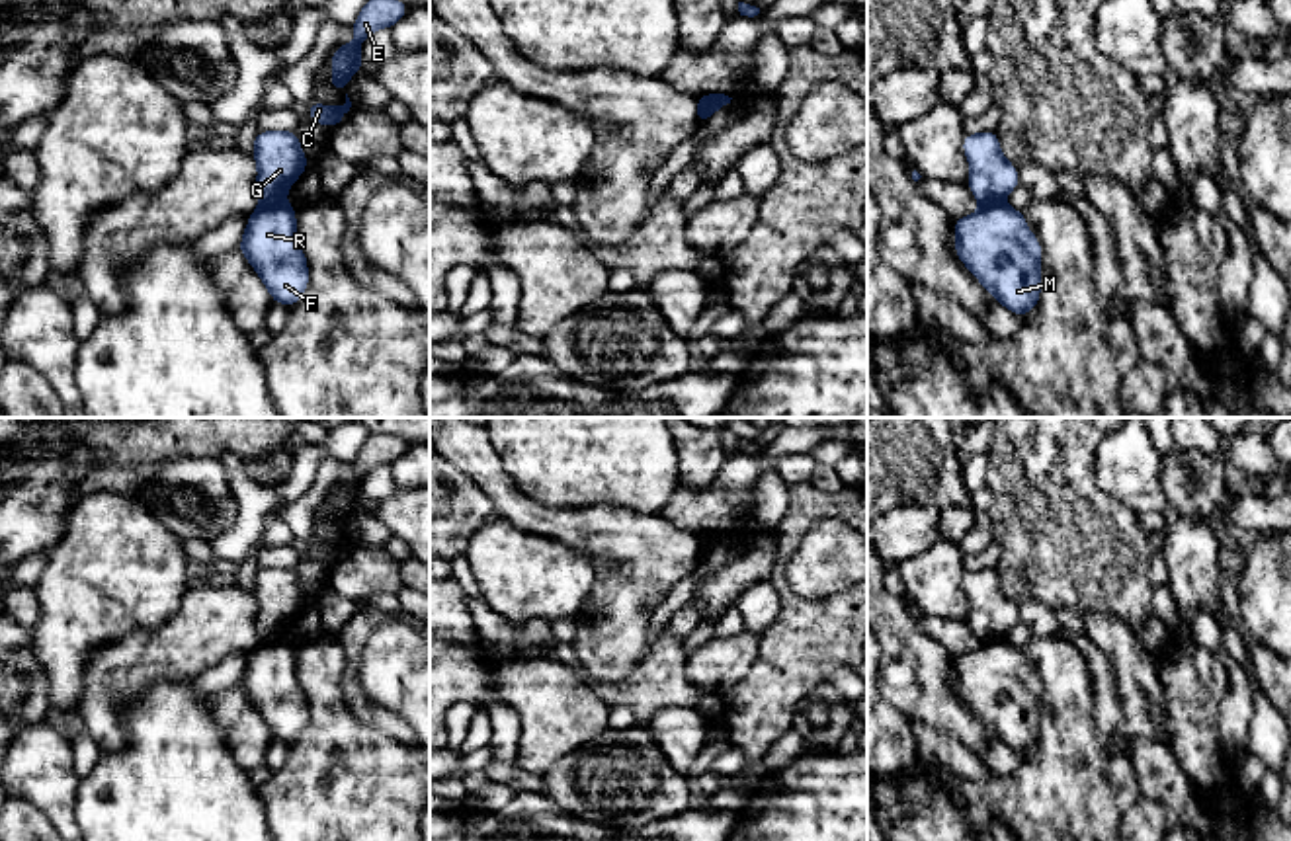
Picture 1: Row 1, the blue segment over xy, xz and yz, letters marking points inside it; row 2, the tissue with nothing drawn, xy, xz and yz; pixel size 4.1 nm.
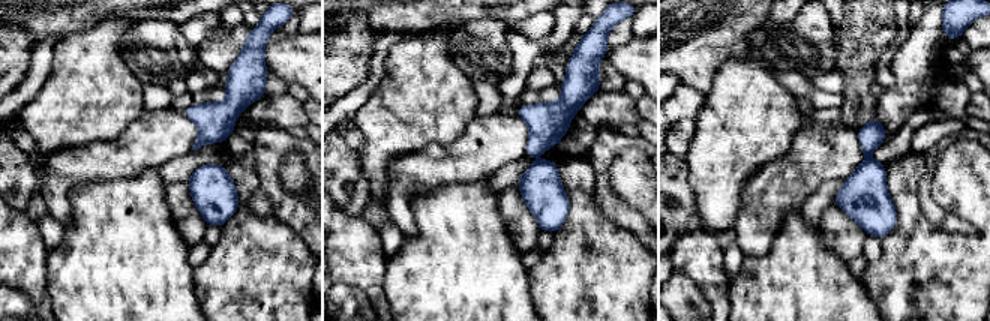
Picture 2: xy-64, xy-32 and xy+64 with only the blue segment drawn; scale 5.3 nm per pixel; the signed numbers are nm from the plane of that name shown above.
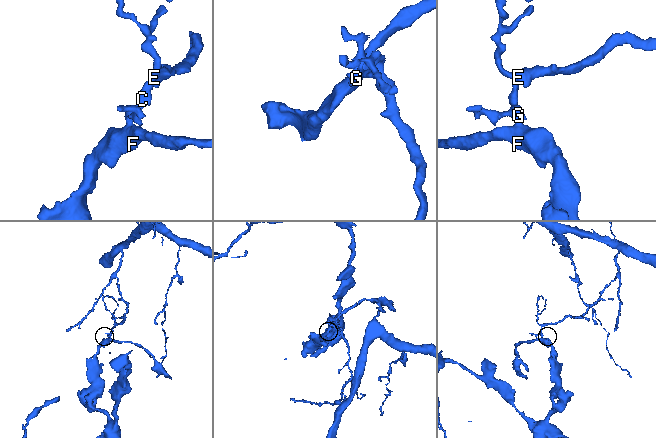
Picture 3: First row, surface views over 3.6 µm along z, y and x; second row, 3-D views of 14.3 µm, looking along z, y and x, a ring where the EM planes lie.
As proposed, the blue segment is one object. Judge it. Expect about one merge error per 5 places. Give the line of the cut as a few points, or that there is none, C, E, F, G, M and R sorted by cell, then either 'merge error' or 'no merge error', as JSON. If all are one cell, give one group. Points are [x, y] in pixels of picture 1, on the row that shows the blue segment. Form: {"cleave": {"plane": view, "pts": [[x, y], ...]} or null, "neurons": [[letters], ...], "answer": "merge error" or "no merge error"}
{"cleave": {"plane": "xy", "pts": [[282, 200], [260, 205]]}, "neurons": [["C", "E", "G"], ["F", "M", "R"]], "answer": "merge error"}

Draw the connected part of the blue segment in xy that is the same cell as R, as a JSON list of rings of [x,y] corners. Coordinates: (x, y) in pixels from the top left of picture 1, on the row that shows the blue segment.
[[[279,201],[260,205],[248,219],[238,244],[258,271],[273,302],[293,306],[309,285],[307,258],[297,242],[295,207]]]

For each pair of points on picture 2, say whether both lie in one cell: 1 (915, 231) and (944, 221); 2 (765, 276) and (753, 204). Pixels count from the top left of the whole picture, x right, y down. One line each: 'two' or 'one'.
1: two
2: two

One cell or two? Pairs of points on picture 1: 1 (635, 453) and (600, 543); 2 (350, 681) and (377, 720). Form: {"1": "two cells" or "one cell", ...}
{"1": "two cells", "2": "one cell"}

